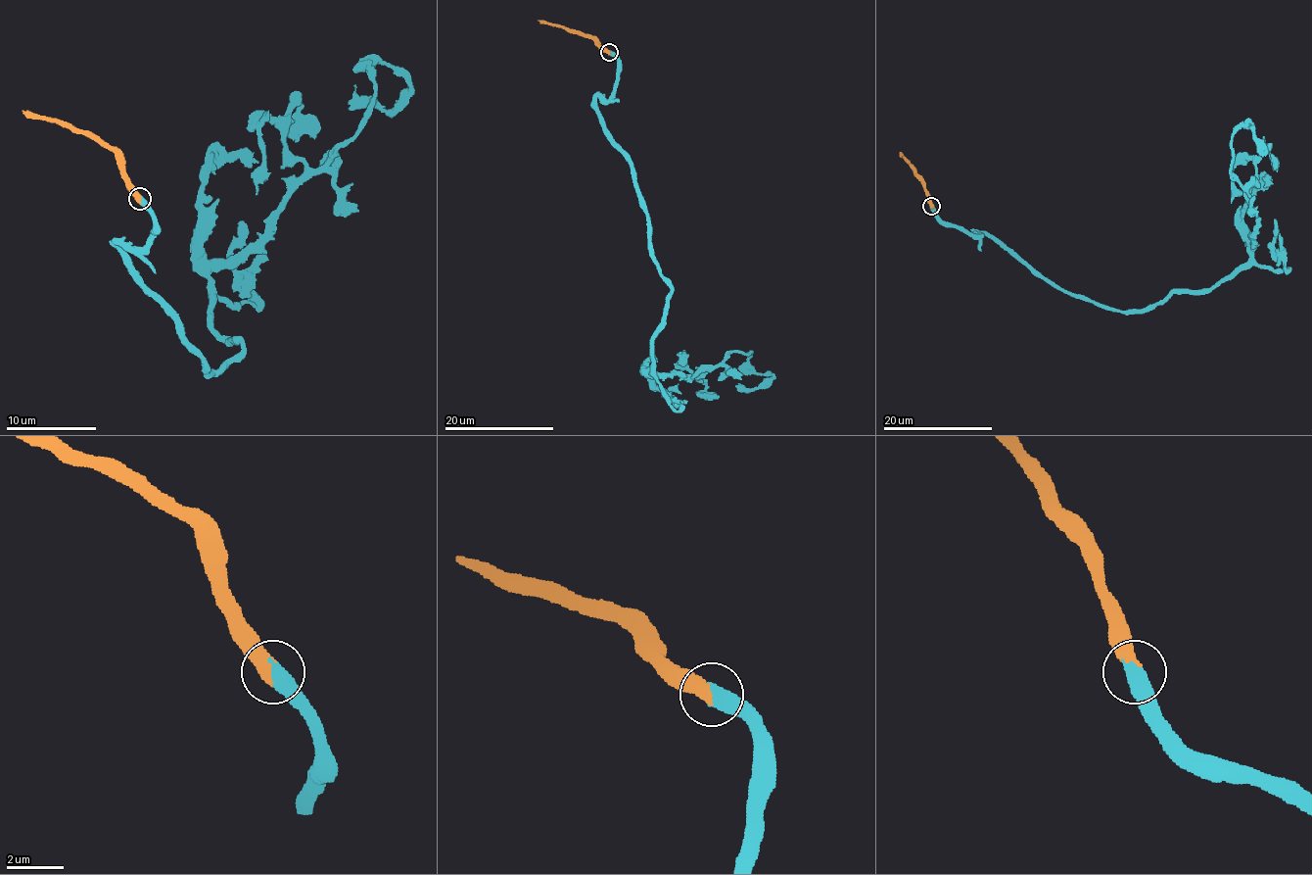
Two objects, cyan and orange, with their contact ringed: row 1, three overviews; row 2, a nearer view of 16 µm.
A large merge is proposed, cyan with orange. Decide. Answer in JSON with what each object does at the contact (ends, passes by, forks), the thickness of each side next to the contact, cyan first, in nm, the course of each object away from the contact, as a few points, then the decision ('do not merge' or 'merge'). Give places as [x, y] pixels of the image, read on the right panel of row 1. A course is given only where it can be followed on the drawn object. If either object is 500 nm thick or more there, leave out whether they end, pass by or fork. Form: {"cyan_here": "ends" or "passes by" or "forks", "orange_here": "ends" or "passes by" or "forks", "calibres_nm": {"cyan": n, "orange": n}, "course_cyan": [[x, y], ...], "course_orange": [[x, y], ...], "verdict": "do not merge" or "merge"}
{"calibres_nm": {"cyan": 550, "orange": 550}, "course_cyan": [[932, 205], [1067, 291], [1143, 311], [1249, 259], [1231, 145], [1249, 121], [1267, 152], [1263, 137]], "course_orange": [[932, 205], [925, 183], [899, 152]], "verdict": "merge"}

